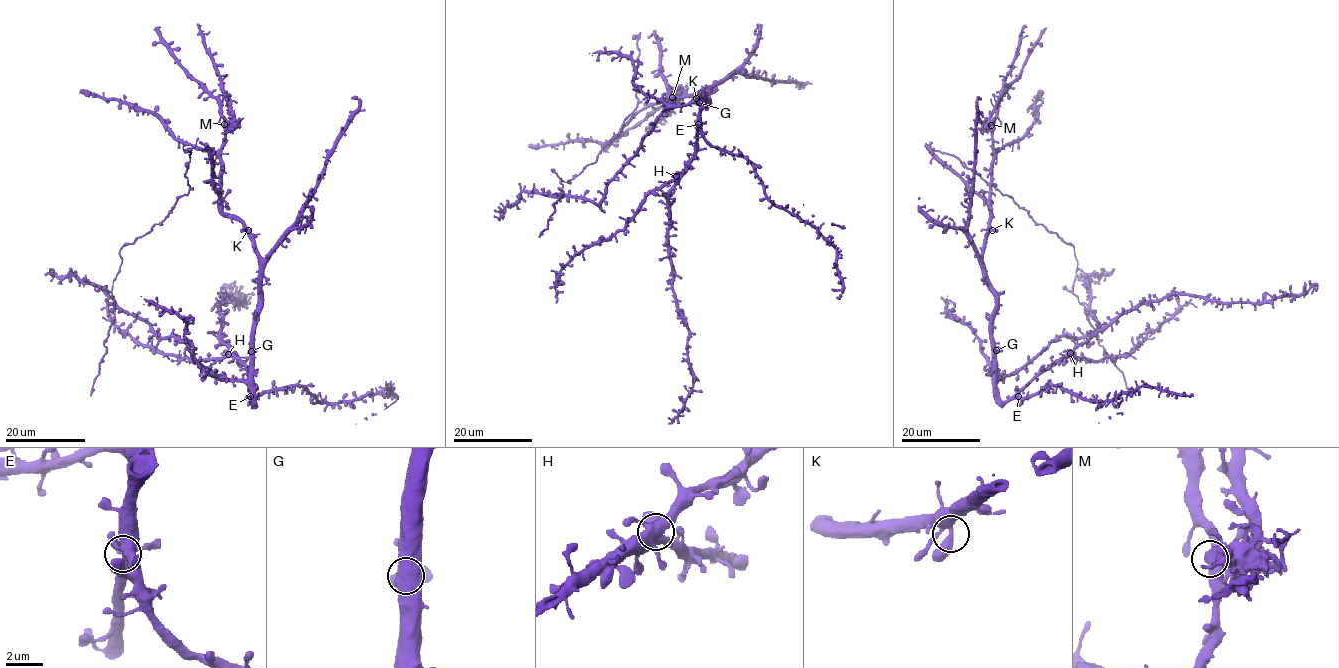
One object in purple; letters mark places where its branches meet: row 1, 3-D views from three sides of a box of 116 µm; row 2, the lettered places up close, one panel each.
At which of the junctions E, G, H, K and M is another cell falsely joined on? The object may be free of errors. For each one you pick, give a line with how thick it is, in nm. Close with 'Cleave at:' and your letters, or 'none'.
M: 400 nm
Cleave at: M

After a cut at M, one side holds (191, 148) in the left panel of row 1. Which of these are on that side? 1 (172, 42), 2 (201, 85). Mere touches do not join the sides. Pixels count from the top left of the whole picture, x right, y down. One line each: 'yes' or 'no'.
1: yes
2: yes

